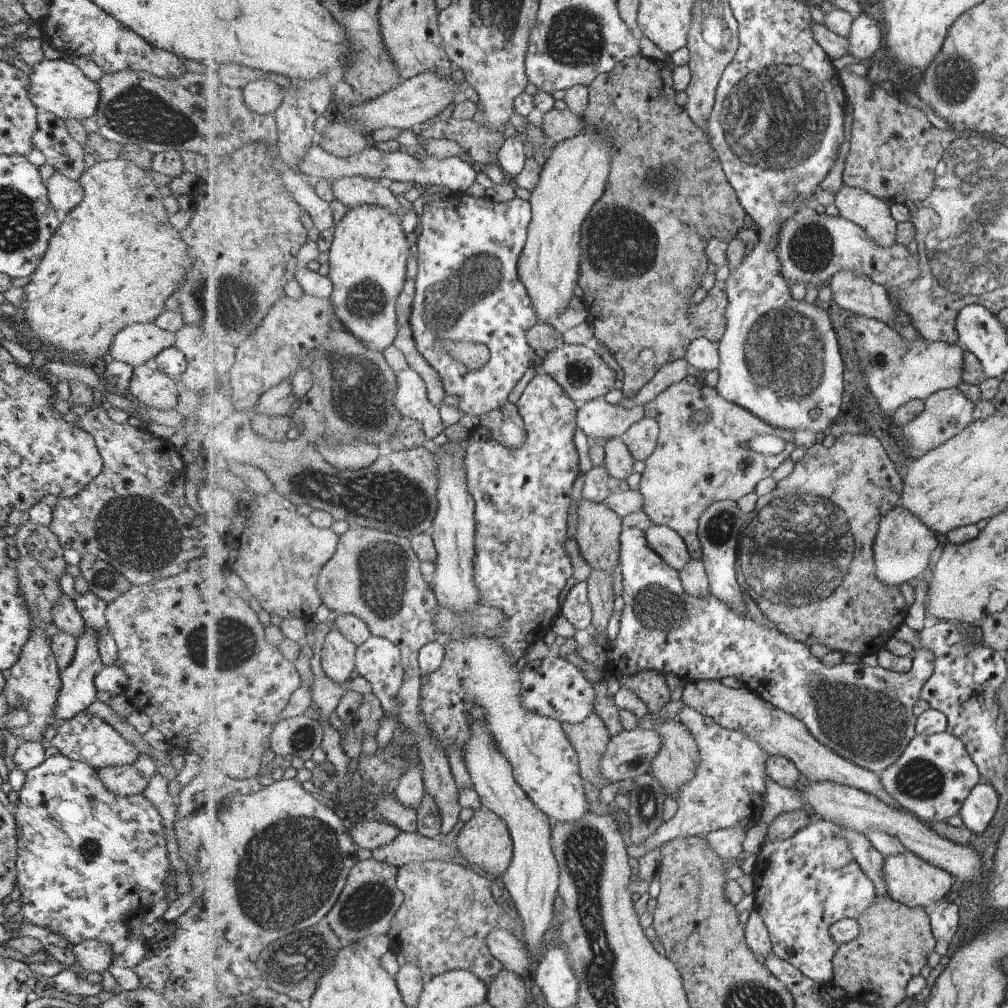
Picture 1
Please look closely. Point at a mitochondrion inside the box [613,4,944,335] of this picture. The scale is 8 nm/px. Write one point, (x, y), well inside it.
(773, 118)

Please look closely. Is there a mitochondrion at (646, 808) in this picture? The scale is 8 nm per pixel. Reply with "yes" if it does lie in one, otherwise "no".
yes

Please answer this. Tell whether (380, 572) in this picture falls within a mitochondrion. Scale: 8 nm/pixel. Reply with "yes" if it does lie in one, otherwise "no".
yes

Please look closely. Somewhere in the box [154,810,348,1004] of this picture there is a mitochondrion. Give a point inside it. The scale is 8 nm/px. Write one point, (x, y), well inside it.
(303, 957)

